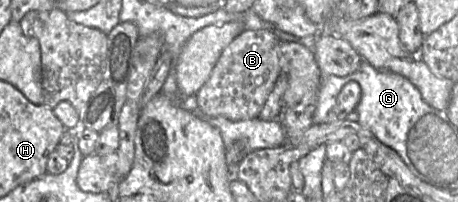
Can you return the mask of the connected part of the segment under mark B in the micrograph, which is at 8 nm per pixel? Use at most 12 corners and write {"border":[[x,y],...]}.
{"border":[[244,30],[196,94],[200,110],[258,118],[281,73],[280,39]]}

